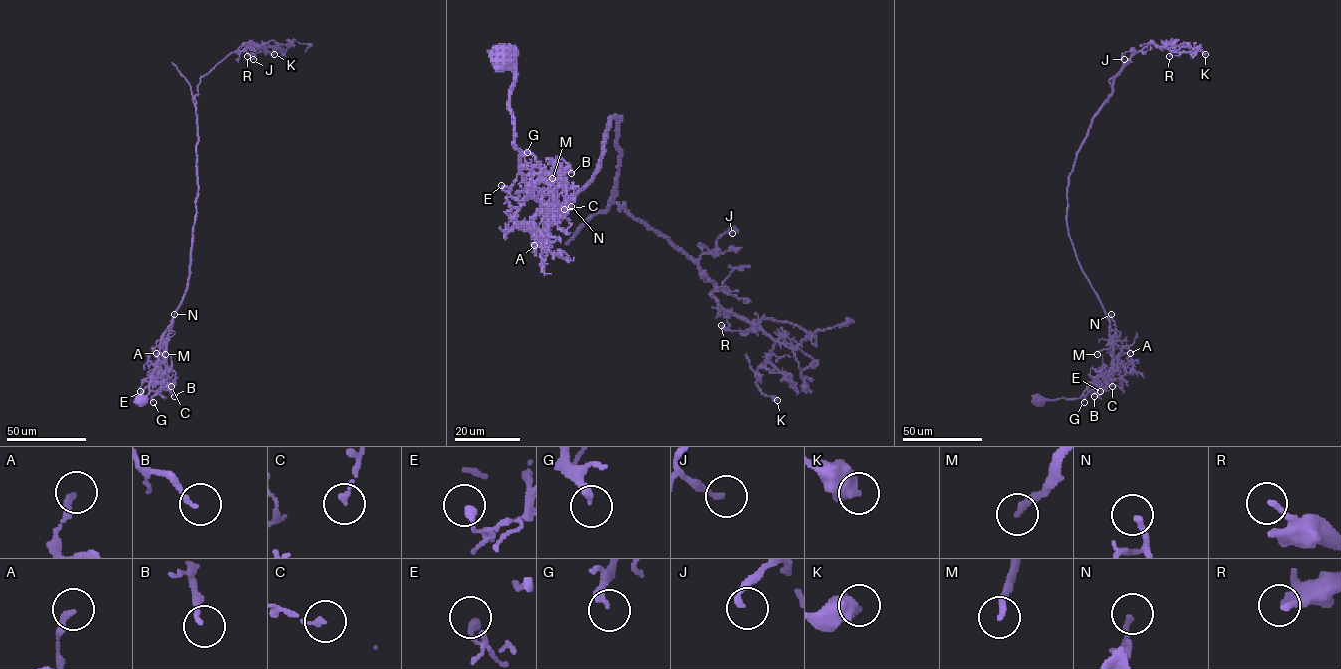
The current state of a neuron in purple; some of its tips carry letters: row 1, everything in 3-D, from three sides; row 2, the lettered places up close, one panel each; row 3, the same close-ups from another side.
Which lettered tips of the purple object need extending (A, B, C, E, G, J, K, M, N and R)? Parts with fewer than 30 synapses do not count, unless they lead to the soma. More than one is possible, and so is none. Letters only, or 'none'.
none

